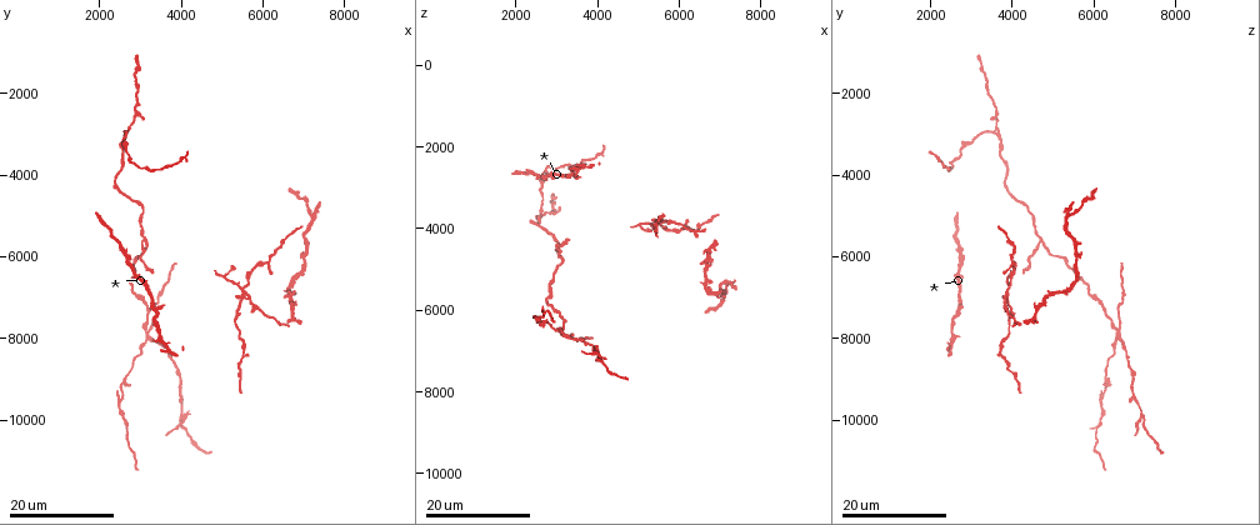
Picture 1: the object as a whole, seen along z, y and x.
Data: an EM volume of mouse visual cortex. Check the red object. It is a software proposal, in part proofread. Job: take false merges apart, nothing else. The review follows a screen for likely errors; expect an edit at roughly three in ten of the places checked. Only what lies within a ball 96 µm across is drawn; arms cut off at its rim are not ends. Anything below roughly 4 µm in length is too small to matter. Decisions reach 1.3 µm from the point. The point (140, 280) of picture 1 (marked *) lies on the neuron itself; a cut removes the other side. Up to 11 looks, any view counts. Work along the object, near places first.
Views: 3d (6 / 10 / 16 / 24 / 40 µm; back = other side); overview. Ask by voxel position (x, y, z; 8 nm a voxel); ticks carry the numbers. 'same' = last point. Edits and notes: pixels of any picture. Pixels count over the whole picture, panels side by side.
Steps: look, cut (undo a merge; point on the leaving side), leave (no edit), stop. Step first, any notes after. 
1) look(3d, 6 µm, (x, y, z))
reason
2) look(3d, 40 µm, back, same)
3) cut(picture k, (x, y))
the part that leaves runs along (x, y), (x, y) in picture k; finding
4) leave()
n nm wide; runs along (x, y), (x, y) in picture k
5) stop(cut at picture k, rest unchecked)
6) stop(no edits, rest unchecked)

look(3d, 16 µm, (3050, 5650, 4700))
two arms in line, one across

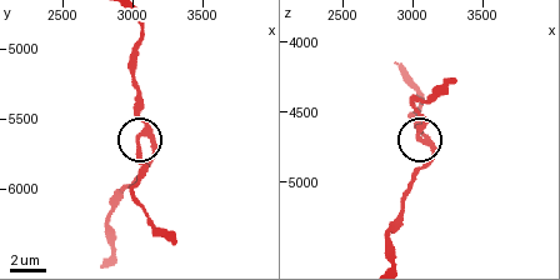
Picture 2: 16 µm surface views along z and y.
look(3d, 10 µm, (3040, 5640, 4680))
zoom in

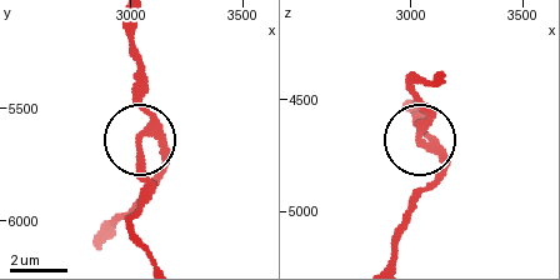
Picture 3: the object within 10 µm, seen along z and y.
leave()
3 arms; one neuron here

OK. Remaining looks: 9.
look(3d, 16 µm, (3200, 7950, 6600))
three-way junction

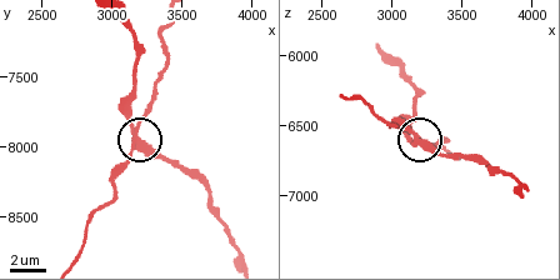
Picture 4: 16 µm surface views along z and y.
look(3d, 10 µm, (3180, 7980, 6620))

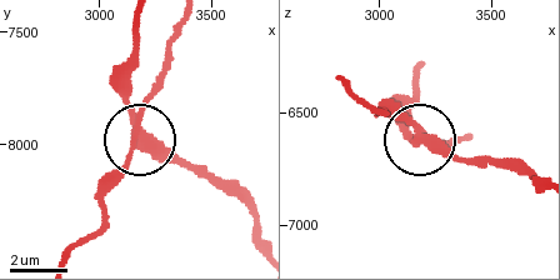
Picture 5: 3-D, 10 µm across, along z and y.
cut(picture 5, (159, 90))
the part that leaves runs along (138, 130), (101, 221), (68, 258) in picture 5; two neurons meet here

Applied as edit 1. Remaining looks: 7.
look(3d, 24 µm, (5550, 6800, 3850))
branch point

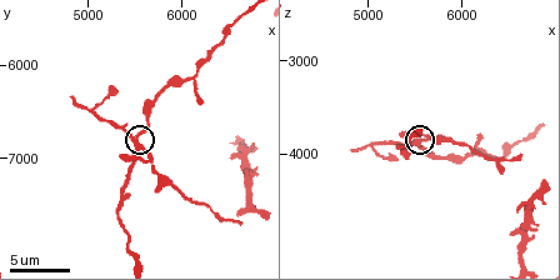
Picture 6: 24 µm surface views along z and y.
look(3d, 10 µm, same)
closer look

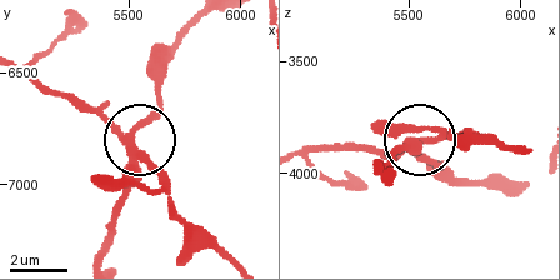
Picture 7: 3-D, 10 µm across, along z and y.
cut(picture 7, (113, 179))
230 nm wide; the part that leaves runs along (134, 151), (168, 199), (233, 256) in picture 7; two neurons meet here

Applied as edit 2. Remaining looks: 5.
look(3d, 24 µm, (4100, 9900, 7250))
four-way junction

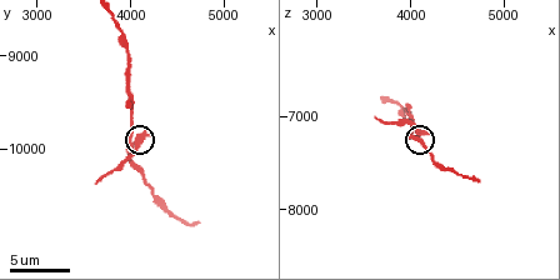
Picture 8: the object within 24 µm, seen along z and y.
look(3d, 6 µm, same)

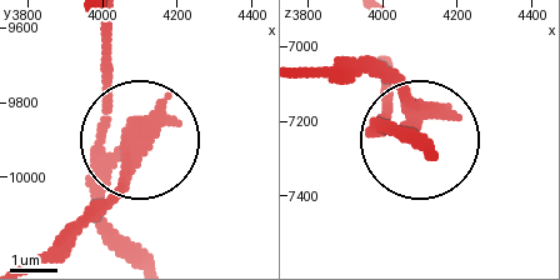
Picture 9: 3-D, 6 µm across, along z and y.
cut(picture 9, (104, 208))
250 nm wide; the part that leaves runs along (110, 153), (119, 169), (106, 193), (35, 256) in picture 9; a second neuron is stuck on

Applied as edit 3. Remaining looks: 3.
look(3d, 16 µm, (2650, 3000, 3600))
branch point

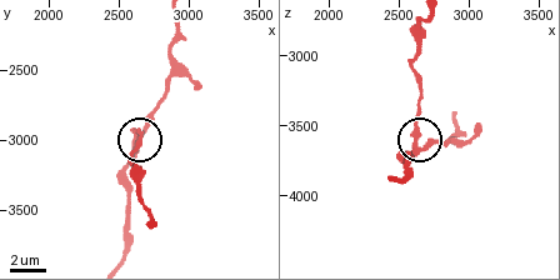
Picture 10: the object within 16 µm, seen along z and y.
look(3d, 10 µm, (2620, 2980, 3620))

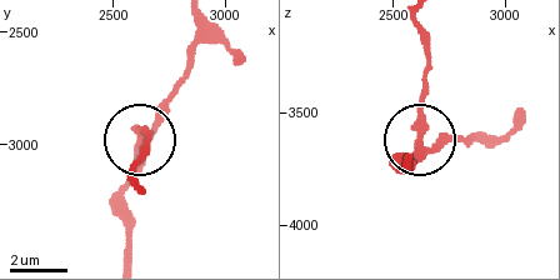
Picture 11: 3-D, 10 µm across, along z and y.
leave()
280 nm wide; continuous, no second neuron

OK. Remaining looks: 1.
stop(cut at picture 5, cut at picture 7, cut at picture 9, rest unchecked)

